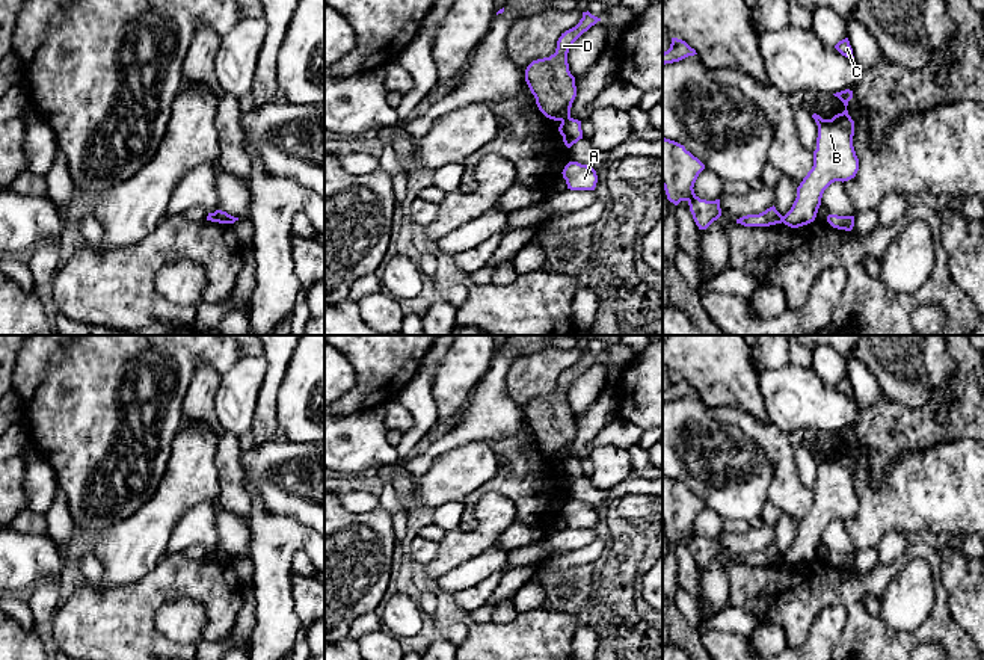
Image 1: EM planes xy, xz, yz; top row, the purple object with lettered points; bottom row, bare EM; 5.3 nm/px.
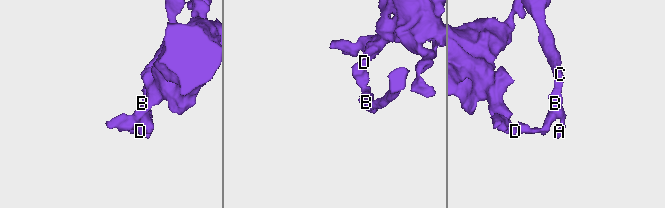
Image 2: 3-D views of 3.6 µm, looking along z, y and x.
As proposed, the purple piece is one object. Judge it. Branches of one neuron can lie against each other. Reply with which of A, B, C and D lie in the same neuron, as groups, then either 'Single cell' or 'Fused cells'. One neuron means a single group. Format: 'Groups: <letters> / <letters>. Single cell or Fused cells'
Groups: A B C / D. Fused cells

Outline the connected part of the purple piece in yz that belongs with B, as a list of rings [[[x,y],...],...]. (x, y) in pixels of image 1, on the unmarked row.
[[[845,427],[833,433],[844,441],[845,449],[832,458],[812,453],[818,464],[813,504],[797,526],[791,548],[783,554],[783,562],[791,566],[813,560],[824,529],[835,520],[844,521],[854,517],[859,509],[859,497],[853,485],[854,459],[847,449],[853,429]]]

